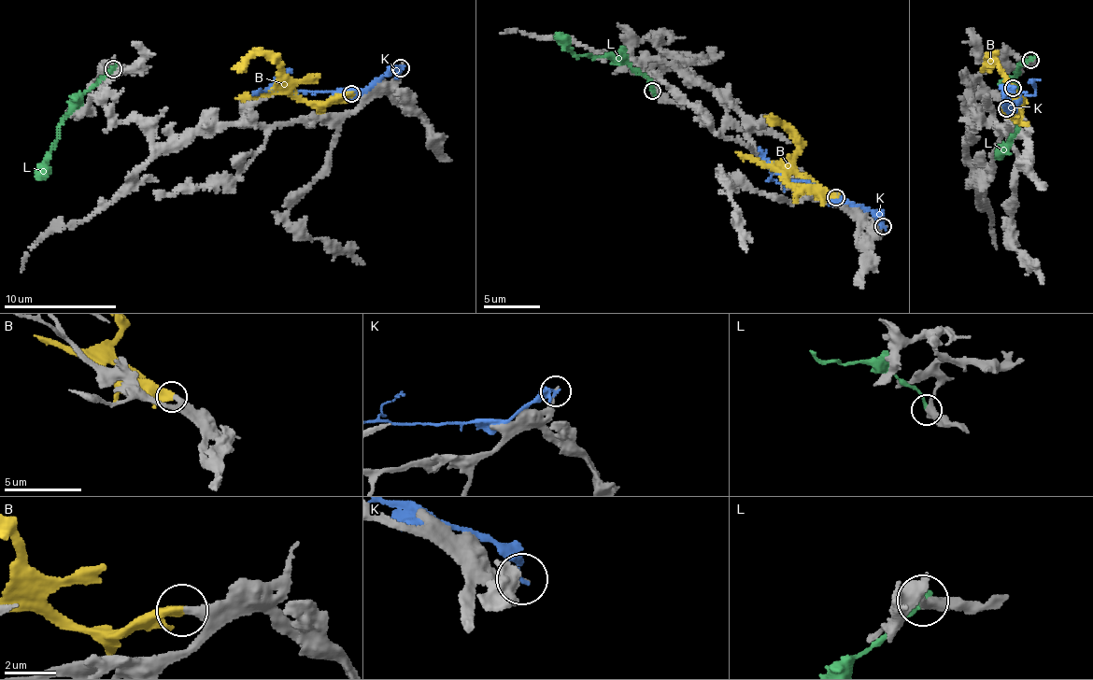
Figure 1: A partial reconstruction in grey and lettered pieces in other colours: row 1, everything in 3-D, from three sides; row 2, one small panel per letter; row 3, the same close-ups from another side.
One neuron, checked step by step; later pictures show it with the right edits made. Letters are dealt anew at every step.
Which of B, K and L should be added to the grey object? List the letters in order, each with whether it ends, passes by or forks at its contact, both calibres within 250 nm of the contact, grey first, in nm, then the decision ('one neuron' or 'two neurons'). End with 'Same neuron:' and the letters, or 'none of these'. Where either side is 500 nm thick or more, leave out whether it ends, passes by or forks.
B: 300 nm thick on the grey side, 500 nm on the other; one neuron
K: it passes by; 200 nm thick on the grey side, 160 nm on the other; two neurons
L: it ends there; 400 nm thick on the grey side, 240 nm on the other; two neurons
Same neuron: B

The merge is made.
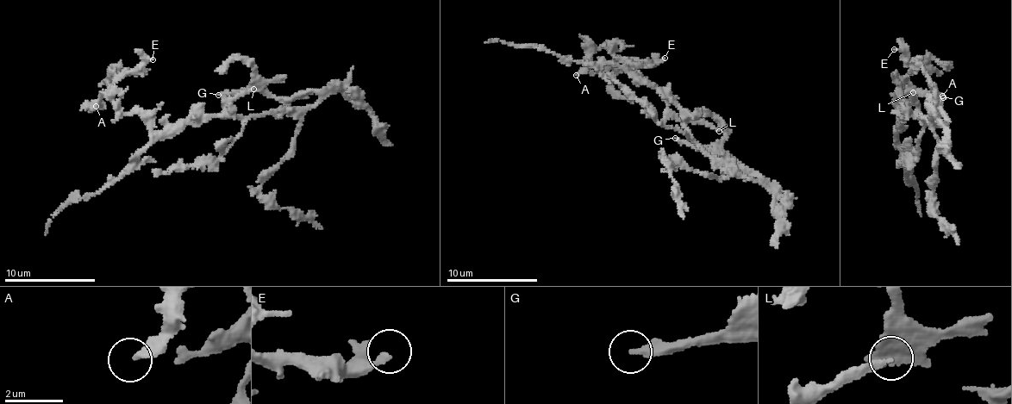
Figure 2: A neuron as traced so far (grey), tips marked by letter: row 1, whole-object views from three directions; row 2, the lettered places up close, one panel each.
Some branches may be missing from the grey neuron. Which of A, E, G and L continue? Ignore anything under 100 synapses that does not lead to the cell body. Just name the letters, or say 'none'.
G

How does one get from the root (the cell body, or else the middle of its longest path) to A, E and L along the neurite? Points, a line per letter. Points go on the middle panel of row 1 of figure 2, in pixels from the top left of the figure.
A: (684, 127), (684, 116), (664, 92), (635, 78), (624, 58), (616, 57), (607, 46), (590, 54), (576, 75)
E: (684, 127), (684, 116), (664, 92), (635, 78), (624, 58), (609, 48), (631, 60), (665, 58)
L: (684, 127), (687, 122), (699, 121), (719, 131)

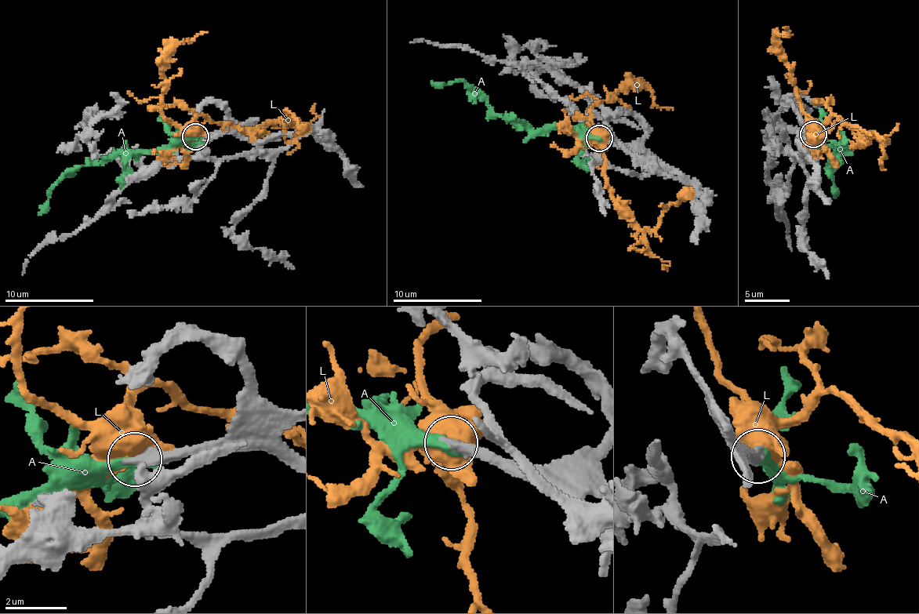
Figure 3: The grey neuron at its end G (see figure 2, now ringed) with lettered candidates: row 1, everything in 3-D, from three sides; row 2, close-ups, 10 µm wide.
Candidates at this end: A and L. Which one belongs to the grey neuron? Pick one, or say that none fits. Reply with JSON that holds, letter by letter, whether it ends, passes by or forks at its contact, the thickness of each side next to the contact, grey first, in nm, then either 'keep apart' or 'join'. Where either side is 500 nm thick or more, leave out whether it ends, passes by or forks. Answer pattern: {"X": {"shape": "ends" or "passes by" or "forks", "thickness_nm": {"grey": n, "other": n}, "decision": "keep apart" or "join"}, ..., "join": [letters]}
{"A": {"shape": "ends", "thickness_nm": {"grey": 400, "other": 320}, "decision": "join"}, "L": {"thickness_nm": {"grey": 400, "other": 550}, "decision": "keep apart"}, "join": ["A"]}

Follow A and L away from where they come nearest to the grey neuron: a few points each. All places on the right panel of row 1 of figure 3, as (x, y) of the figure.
A: (813, 135), (819, 135), (818, 140), (824, 146), (846, 146), (841, 154), (835, 153), (827, 168), (833, 197)
L: (813, 132), (832, 115), (869, 138), (872, 132), (837, 120), (817, 137), (807, 133)

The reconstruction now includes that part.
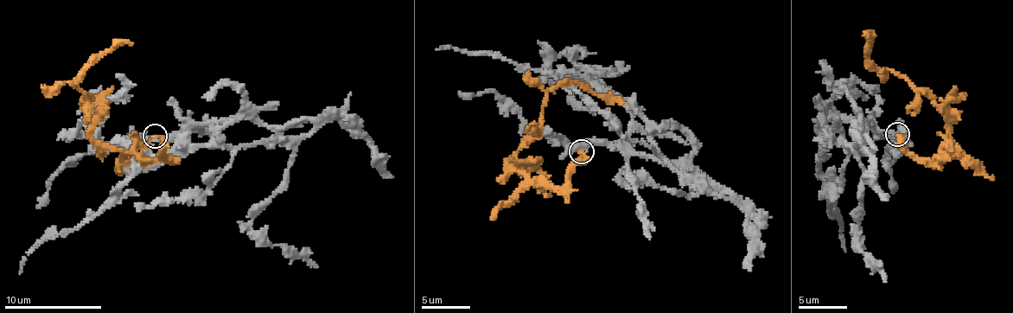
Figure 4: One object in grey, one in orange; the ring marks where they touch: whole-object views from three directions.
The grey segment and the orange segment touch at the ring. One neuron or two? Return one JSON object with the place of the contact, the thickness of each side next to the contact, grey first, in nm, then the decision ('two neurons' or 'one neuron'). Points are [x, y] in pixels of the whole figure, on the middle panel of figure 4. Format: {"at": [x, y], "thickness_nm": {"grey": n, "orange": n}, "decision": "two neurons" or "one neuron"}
{"at": [581, 151], "thickness_nm": {"grey": 320, "orange": 320}, "decision": "one neuron"}

